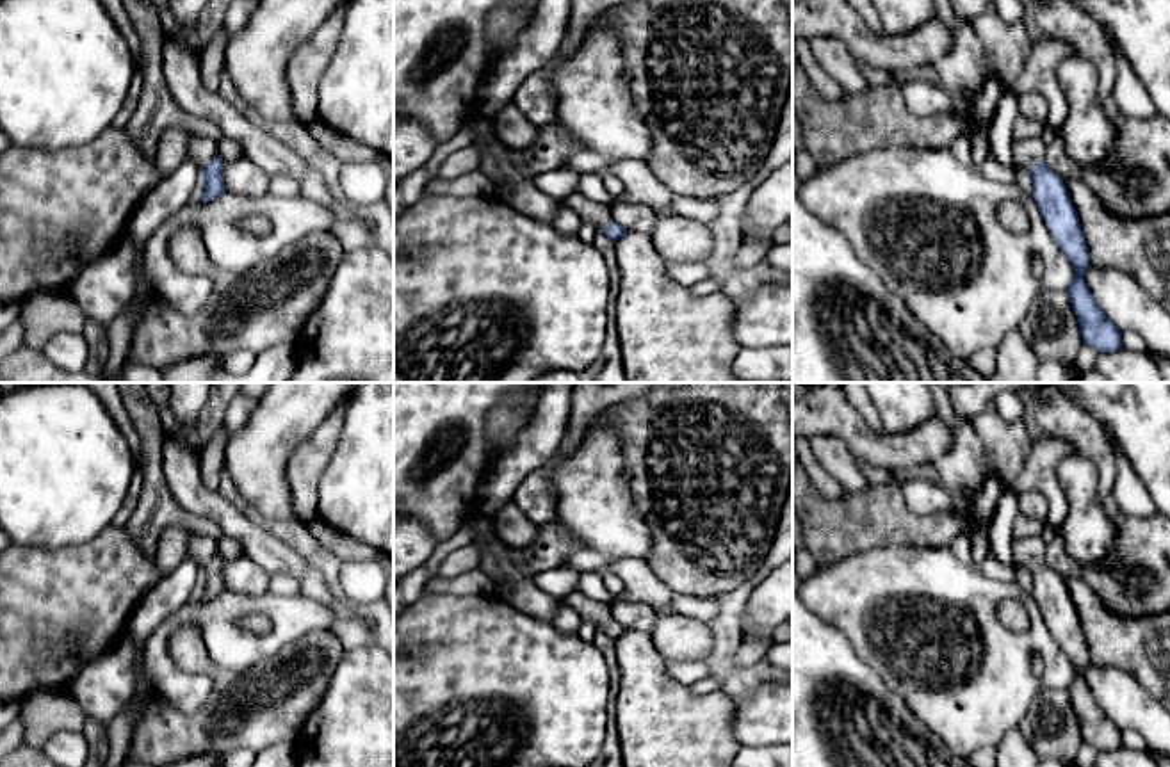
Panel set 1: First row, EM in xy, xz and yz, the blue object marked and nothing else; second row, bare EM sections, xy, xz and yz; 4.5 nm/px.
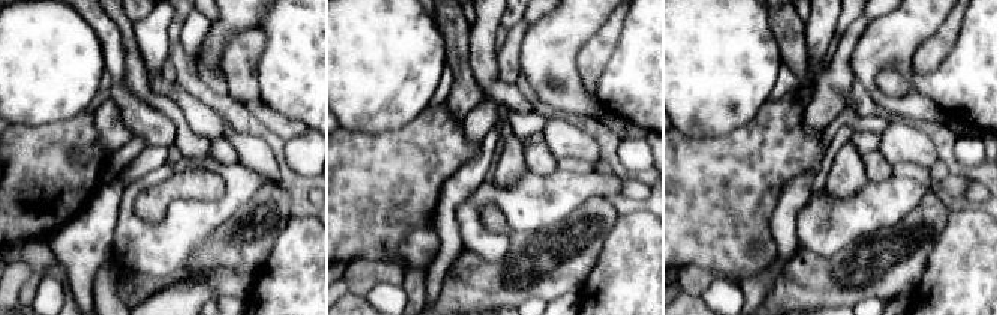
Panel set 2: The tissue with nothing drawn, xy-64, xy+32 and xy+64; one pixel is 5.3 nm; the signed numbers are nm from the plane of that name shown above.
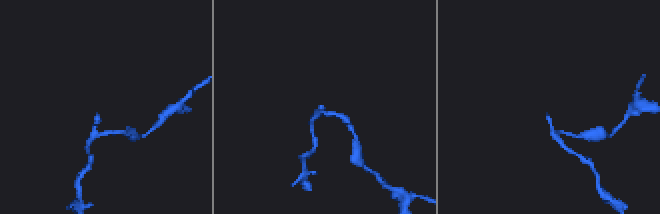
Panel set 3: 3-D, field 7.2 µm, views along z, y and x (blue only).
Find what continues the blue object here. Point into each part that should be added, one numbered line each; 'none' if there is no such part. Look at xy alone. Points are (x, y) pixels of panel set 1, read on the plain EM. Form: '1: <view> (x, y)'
1: xy (200, 549)

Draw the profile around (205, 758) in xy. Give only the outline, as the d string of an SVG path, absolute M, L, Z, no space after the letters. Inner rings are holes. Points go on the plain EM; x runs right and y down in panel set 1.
M201 753L196 756L182 758L167 767L224 767L224 755Z

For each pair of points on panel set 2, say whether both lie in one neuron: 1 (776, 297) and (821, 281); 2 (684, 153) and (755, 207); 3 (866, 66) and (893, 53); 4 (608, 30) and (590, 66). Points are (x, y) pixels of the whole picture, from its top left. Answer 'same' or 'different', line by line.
1: same
2: same
3: same
4: same

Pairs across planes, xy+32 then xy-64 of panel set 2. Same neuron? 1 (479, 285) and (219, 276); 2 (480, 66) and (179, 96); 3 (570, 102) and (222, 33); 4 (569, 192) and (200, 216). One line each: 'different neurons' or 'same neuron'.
1: different neurons
2: same neuron
3: same neuron
4: same neuron

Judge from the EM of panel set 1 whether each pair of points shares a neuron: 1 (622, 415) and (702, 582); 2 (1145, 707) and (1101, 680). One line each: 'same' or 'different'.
1: same
2: same

